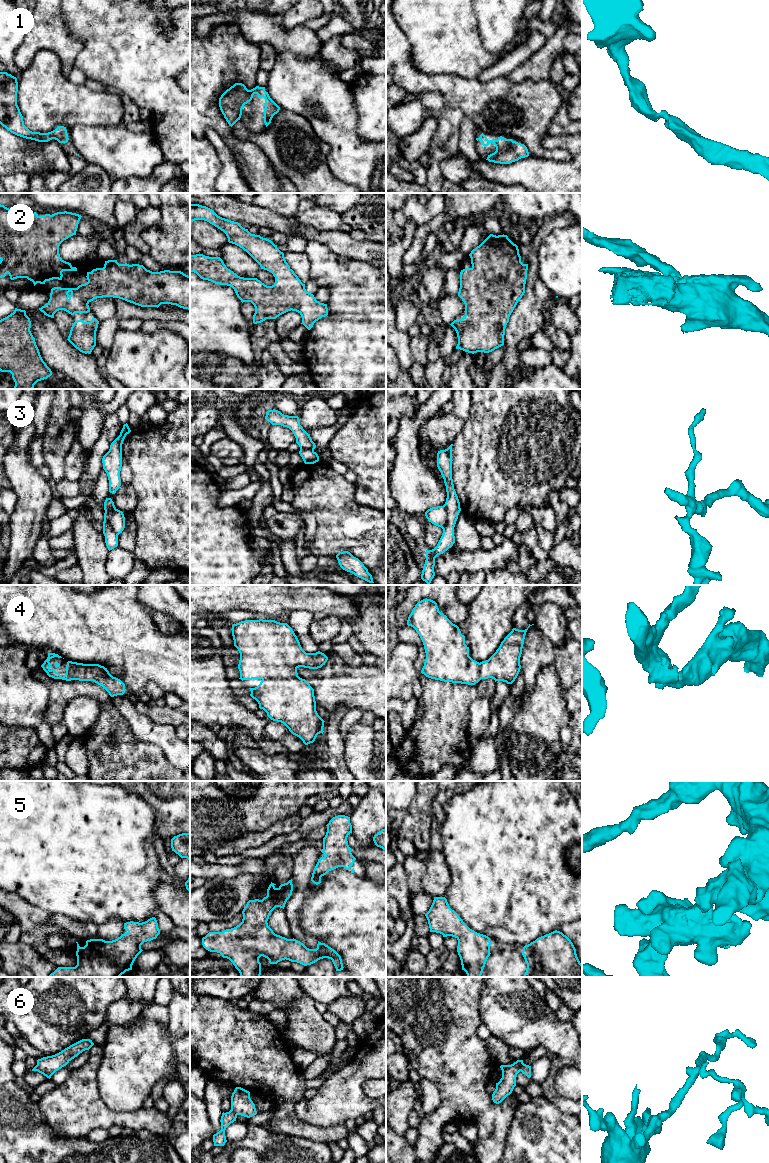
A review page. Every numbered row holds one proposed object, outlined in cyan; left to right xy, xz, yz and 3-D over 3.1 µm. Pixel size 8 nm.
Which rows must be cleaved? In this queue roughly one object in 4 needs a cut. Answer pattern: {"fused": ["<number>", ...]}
{"fused": ["3", "6"]}

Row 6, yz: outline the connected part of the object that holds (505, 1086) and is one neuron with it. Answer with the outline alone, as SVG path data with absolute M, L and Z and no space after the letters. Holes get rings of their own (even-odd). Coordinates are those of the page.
M517 1060L511 1065L501 1065L502 1078L496 1083L496 1089L492 1094L494 1103L501 1103L508 1095L510 1095L516 1086L516 1077L520 1072L523 1060Z

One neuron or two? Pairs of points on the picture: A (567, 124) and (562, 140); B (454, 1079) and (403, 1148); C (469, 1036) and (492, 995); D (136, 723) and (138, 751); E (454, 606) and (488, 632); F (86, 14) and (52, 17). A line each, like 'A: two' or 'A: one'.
A: two
B: two
C: two
D: two
E: two
F: two

